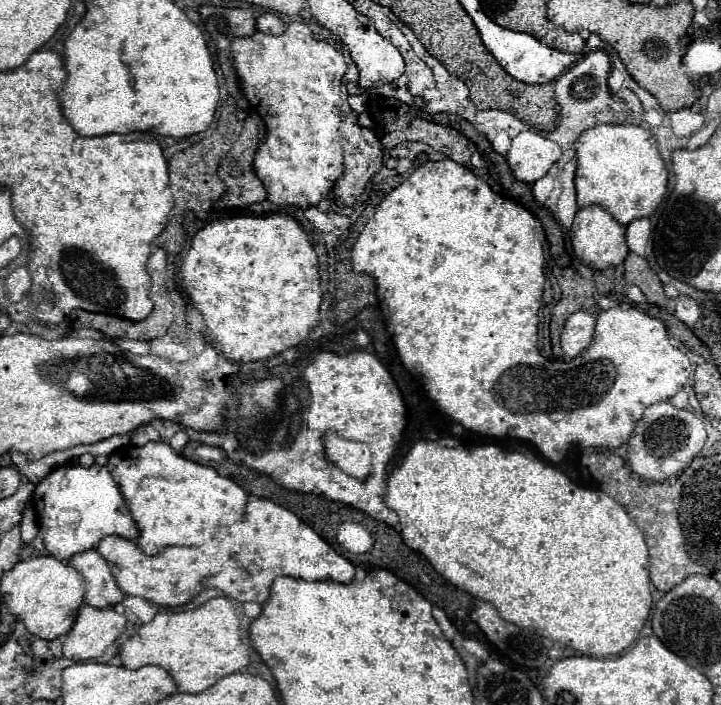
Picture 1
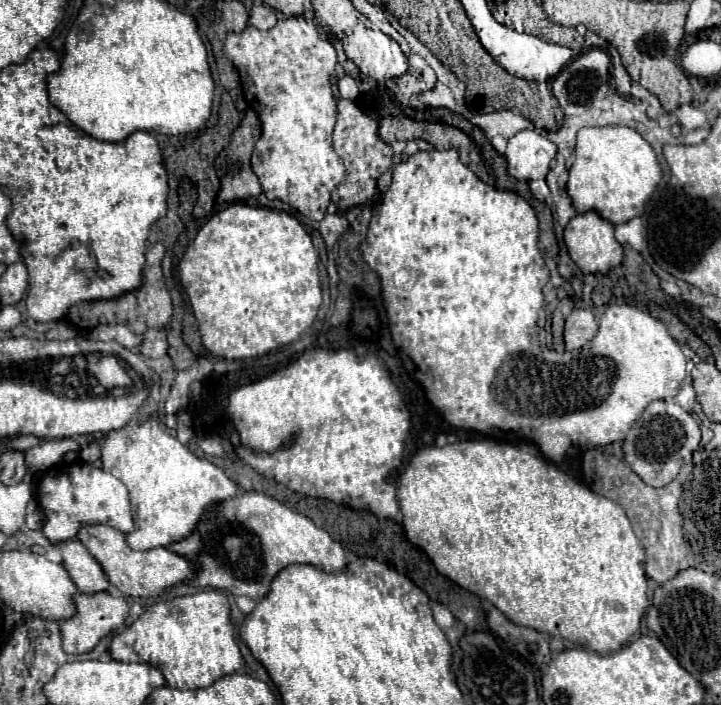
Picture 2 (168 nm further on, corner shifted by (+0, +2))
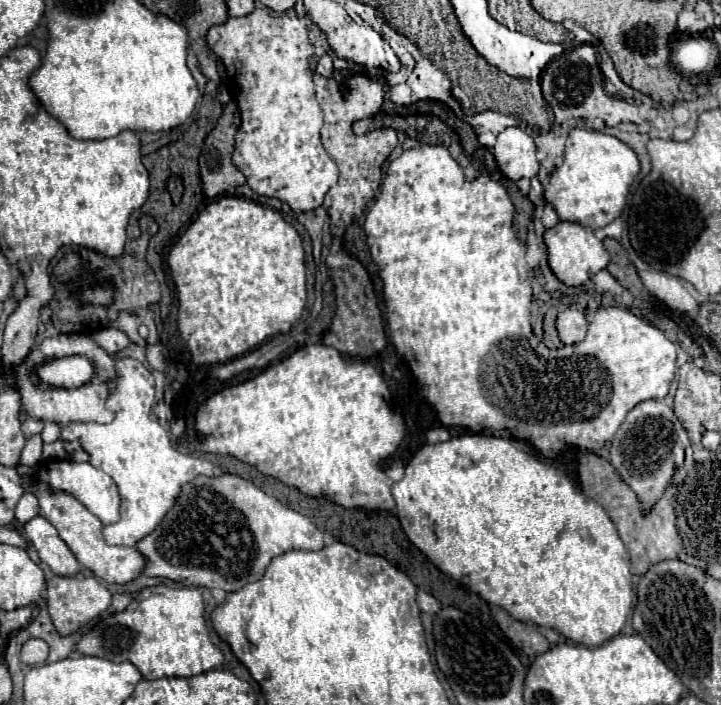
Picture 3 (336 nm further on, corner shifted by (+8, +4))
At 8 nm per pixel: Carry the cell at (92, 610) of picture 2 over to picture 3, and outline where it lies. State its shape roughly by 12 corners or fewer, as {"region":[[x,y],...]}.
{"region":[[52,576],[46,600],[58,632],[76,632],[110,606],[94,576]]}

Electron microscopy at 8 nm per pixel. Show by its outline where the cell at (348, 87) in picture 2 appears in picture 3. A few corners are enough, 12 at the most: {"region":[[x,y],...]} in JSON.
{"region":[[320,56],[316,62],[316,72],[332,78],[332,58]]}

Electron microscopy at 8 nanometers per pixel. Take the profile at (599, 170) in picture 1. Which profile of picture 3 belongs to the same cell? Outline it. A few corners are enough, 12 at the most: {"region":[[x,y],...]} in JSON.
{"region":[[574,128],[544,200],[604,228],[640,164],[630,146]]}

